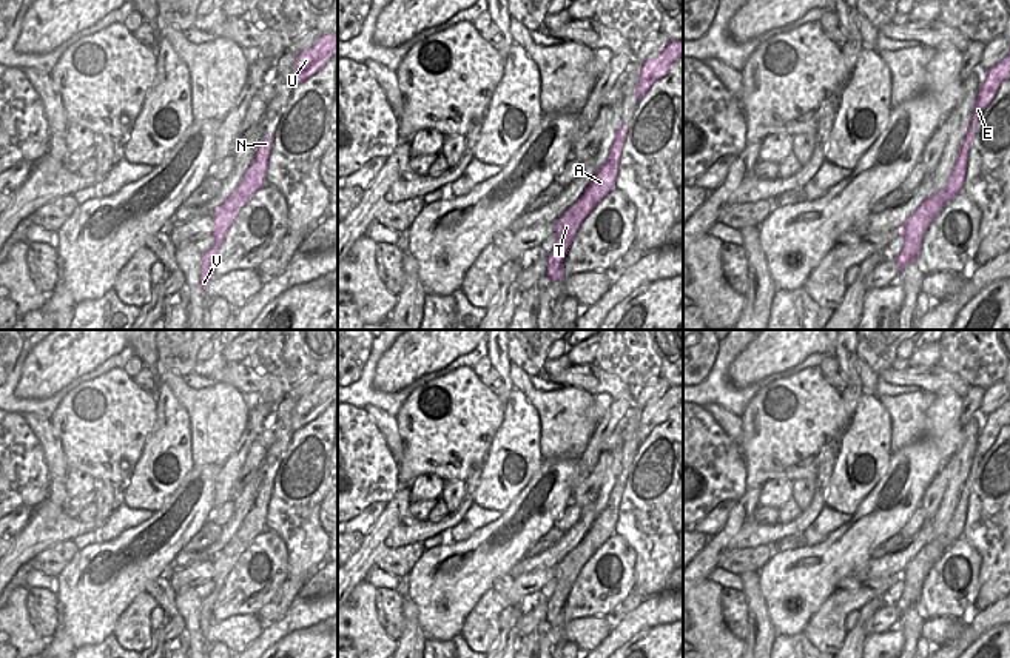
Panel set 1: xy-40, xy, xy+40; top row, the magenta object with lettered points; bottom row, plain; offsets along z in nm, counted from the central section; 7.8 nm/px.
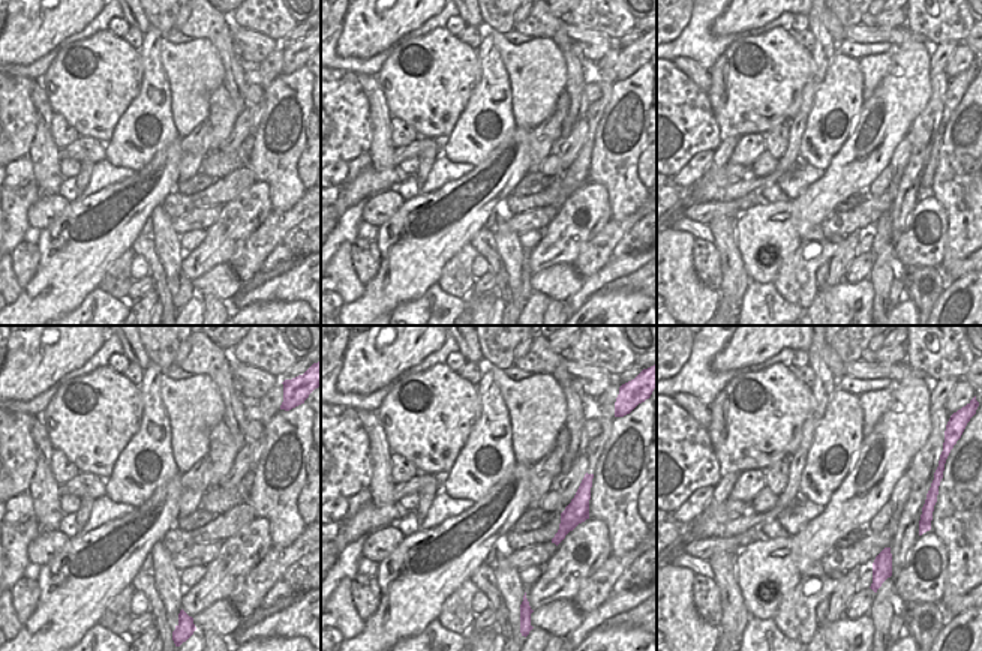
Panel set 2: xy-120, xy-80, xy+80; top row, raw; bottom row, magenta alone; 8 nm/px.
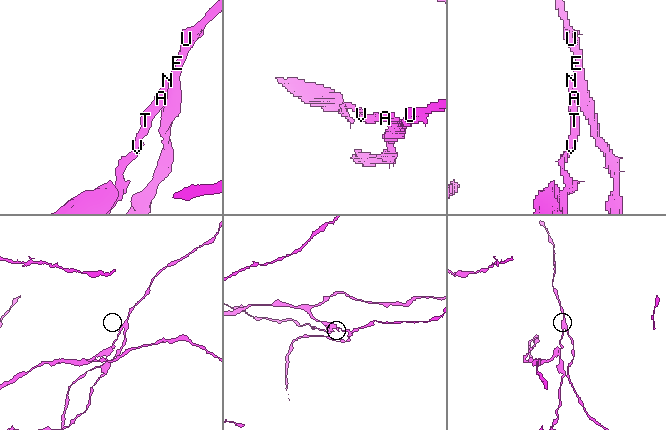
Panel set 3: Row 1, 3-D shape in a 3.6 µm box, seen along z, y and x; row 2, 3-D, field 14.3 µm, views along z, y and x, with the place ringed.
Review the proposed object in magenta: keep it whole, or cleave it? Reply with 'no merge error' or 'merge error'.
merge error

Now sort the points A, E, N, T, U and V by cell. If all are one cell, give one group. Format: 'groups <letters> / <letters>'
groups A E N U / T V

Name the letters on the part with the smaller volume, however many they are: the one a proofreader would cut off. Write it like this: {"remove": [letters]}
{"remove": ["A", "E", "N", "U"]}

